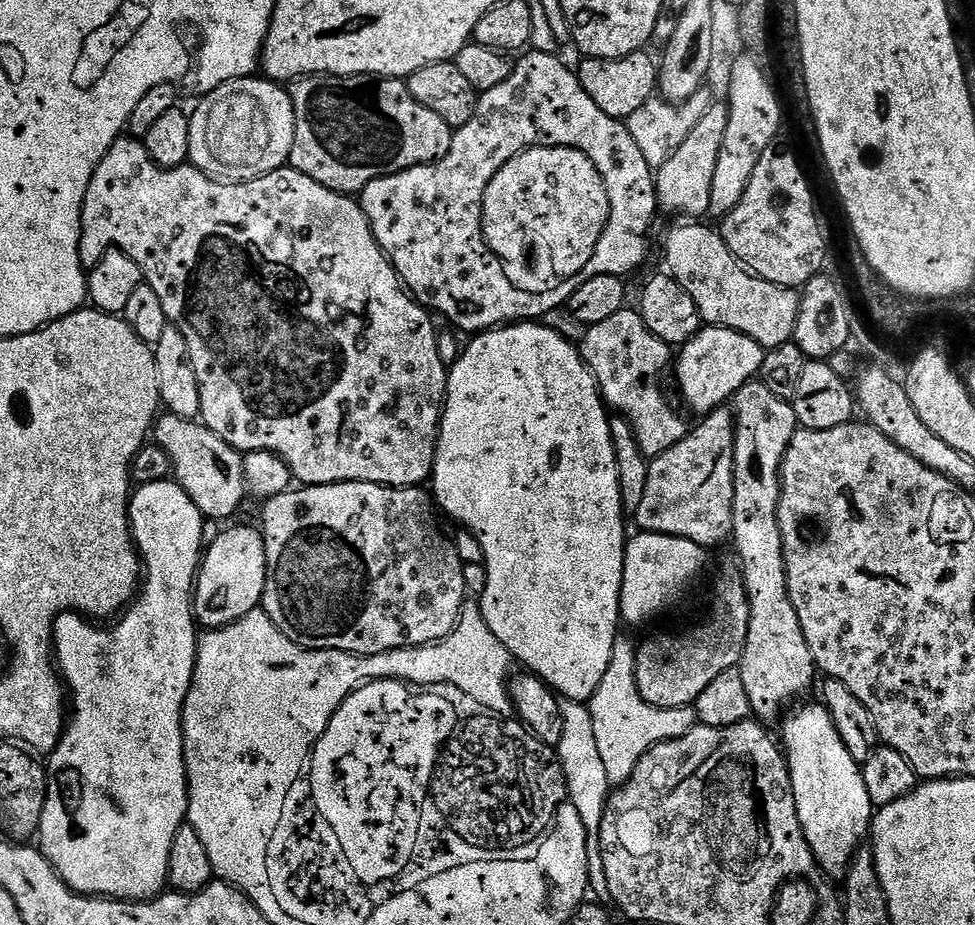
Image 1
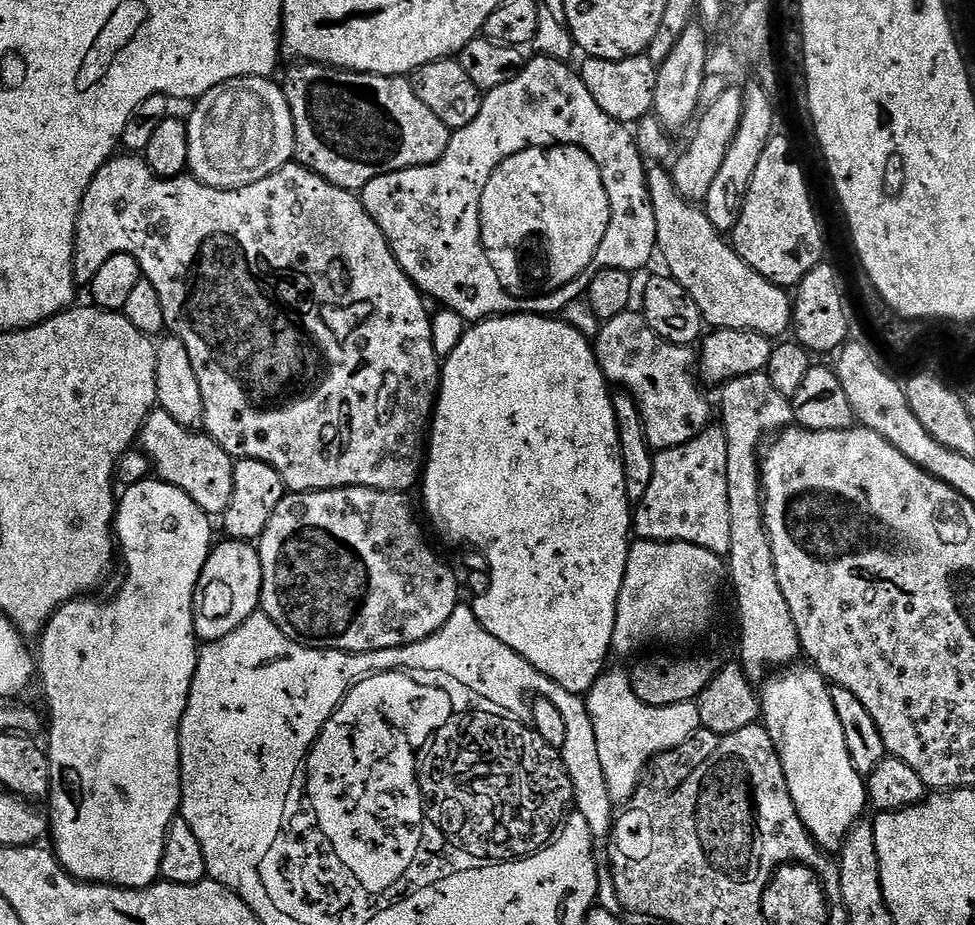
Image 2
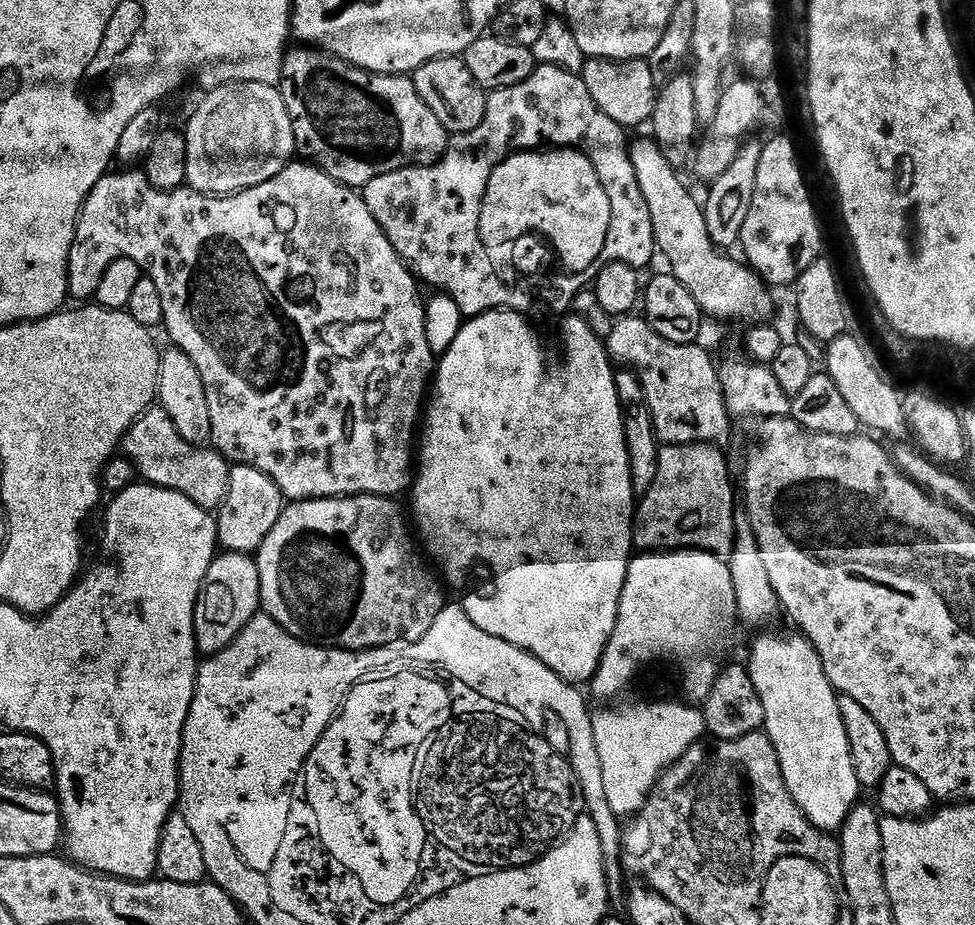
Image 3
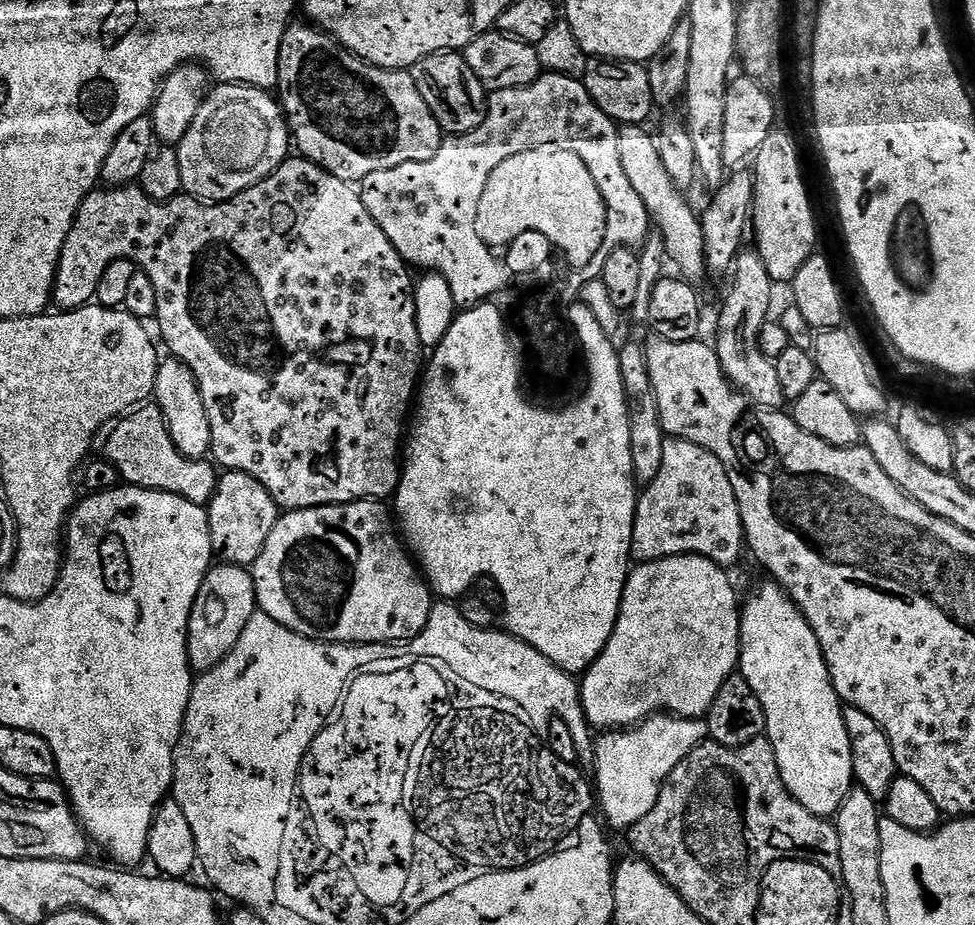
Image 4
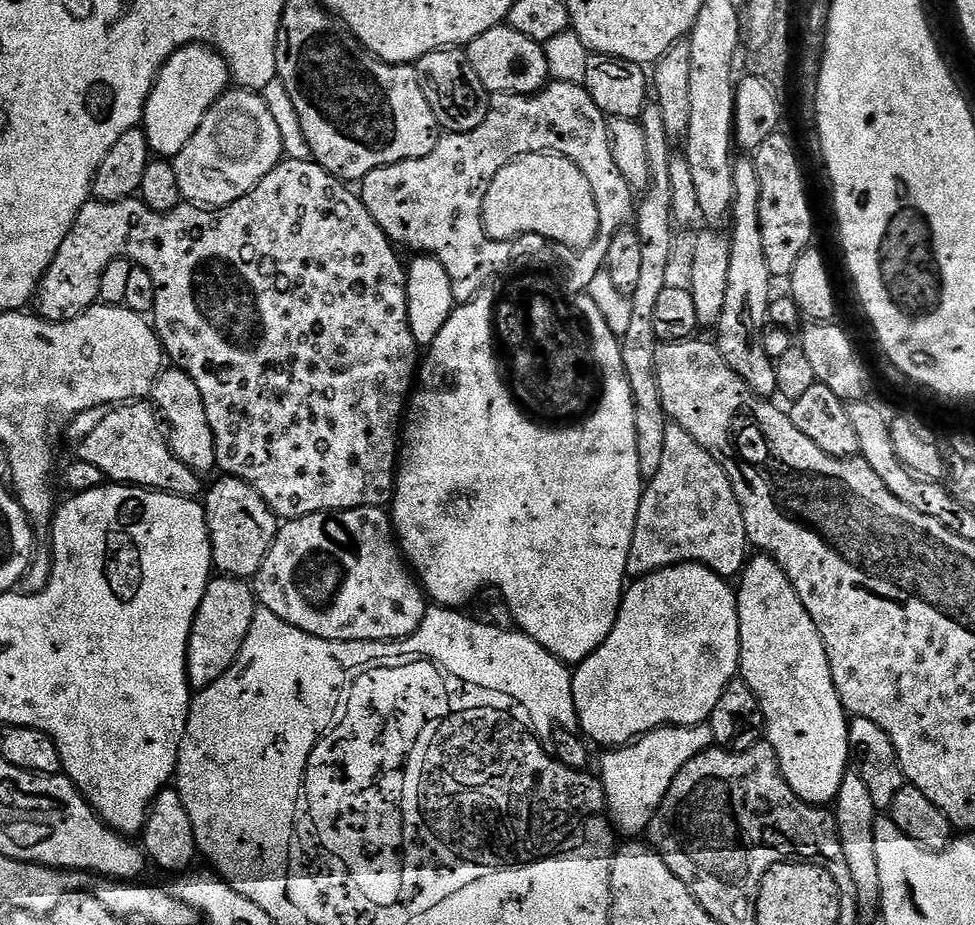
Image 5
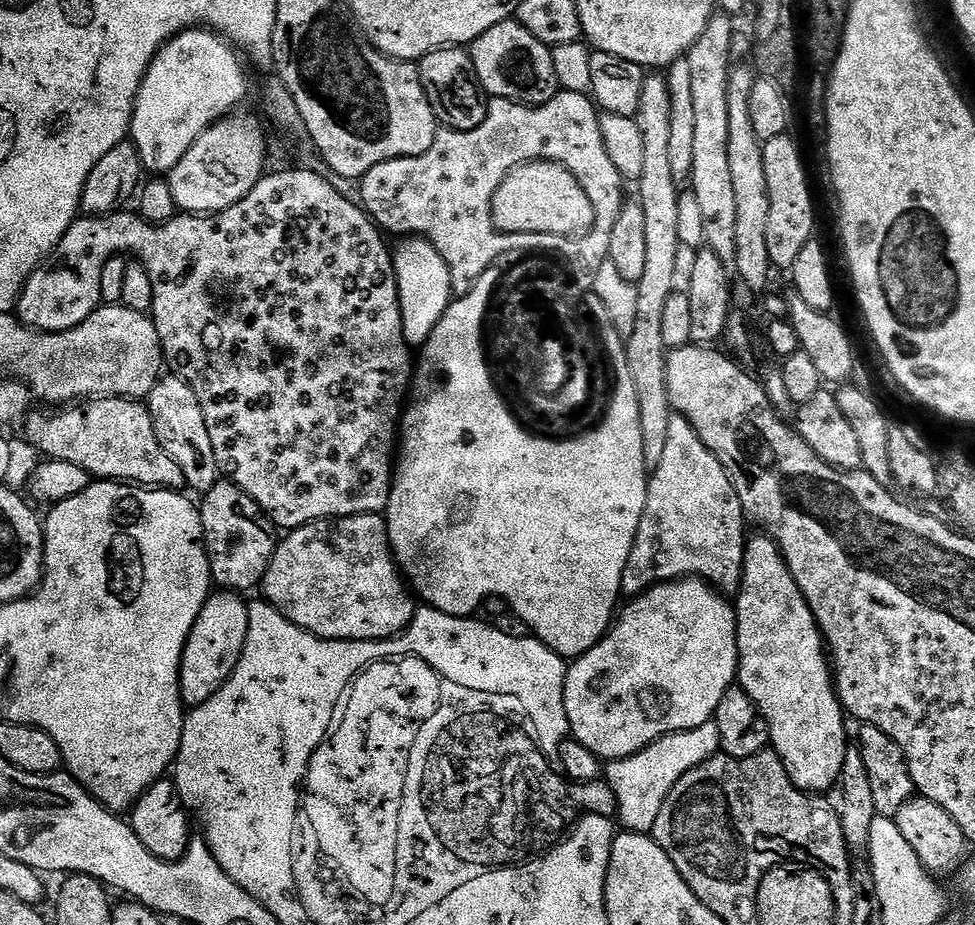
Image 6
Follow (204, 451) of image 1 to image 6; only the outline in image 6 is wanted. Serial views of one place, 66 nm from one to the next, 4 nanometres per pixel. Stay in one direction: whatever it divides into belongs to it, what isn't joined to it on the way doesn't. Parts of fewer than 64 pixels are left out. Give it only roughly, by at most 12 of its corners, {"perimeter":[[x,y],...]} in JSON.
{"perimeter":[[147,403],[32,412],[24,436],[100,482],[180,490]]}

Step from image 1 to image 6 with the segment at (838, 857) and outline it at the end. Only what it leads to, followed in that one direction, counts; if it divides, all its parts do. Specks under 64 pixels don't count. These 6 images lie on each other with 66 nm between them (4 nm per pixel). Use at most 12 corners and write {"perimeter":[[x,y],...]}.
{"perimeter":[[767,534],[734,600],[738,684],[794,786],[850,747],[826,645]]}

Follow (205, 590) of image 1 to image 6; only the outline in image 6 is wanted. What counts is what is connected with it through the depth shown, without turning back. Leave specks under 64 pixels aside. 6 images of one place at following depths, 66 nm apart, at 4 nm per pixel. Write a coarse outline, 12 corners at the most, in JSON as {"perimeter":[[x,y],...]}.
{"perimeter":[[209,595],[180,663],[180,697],[218,694],[238,666],[245,597]]}

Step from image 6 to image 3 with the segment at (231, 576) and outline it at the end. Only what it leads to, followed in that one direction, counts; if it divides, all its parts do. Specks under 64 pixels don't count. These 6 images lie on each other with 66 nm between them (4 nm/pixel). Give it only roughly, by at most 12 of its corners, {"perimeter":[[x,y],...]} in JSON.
{"perimeter":[[232,464],[215,517],[224,552],[259,552],[285,503],[274,478]]}

